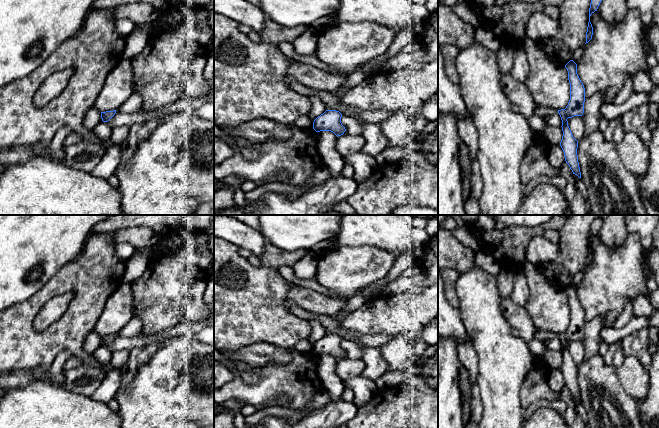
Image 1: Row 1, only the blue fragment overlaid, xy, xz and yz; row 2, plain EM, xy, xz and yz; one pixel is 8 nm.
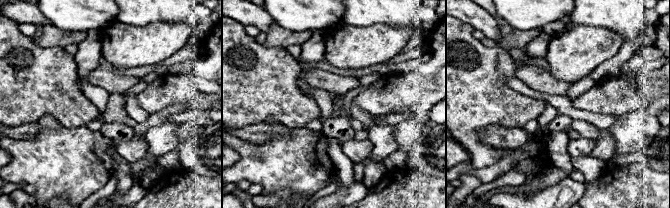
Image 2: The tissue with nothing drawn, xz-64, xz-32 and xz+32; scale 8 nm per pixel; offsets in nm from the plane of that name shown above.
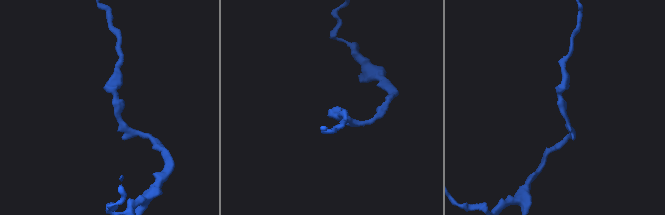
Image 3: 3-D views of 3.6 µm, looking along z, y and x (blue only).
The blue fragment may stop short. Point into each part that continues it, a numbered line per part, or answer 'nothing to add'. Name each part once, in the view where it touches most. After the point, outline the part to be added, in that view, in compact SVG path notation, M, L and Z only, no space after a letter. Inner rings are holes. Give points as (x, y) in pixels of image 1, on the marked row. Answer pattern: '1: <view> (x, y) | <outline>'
nothing to add

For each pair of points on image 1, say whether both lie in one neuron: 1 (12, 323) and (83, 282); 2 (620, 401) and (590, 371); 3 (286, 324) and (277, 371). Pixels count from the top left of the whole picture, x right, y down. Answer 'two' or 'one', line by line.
1: one
2: one
3: two

